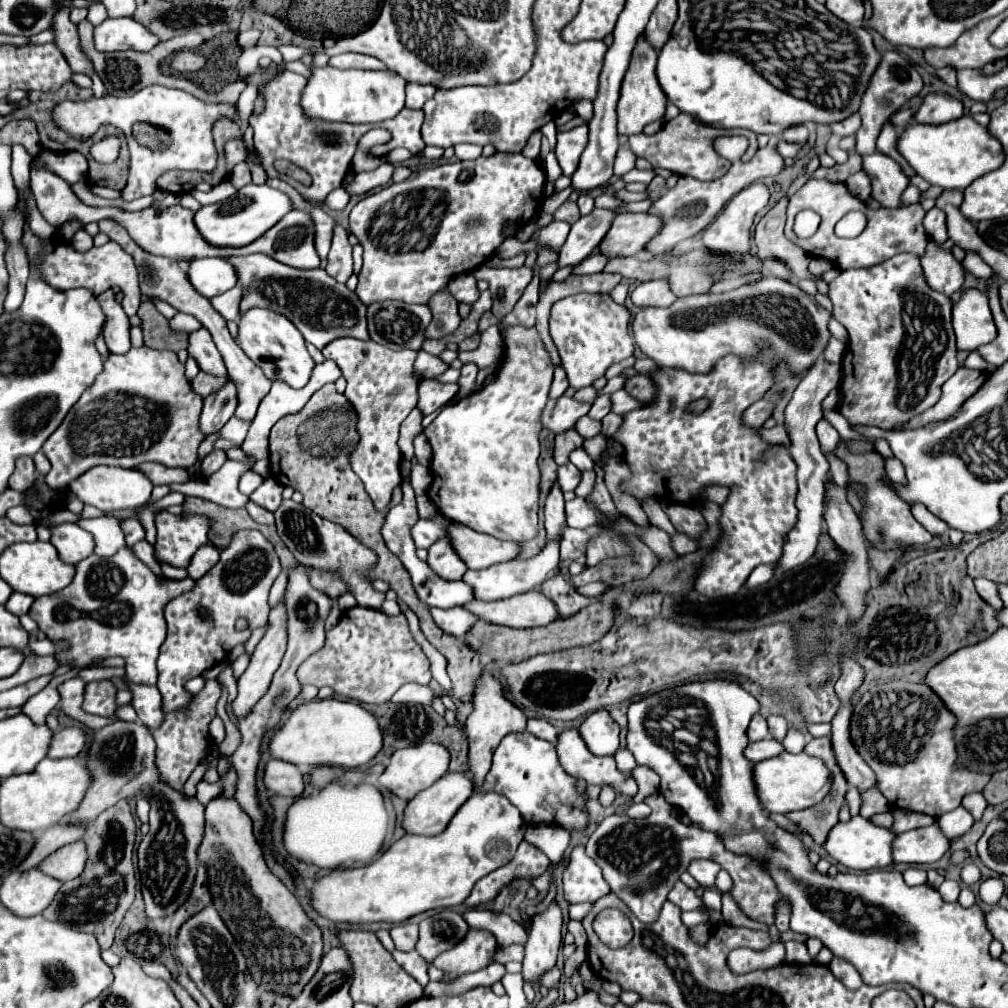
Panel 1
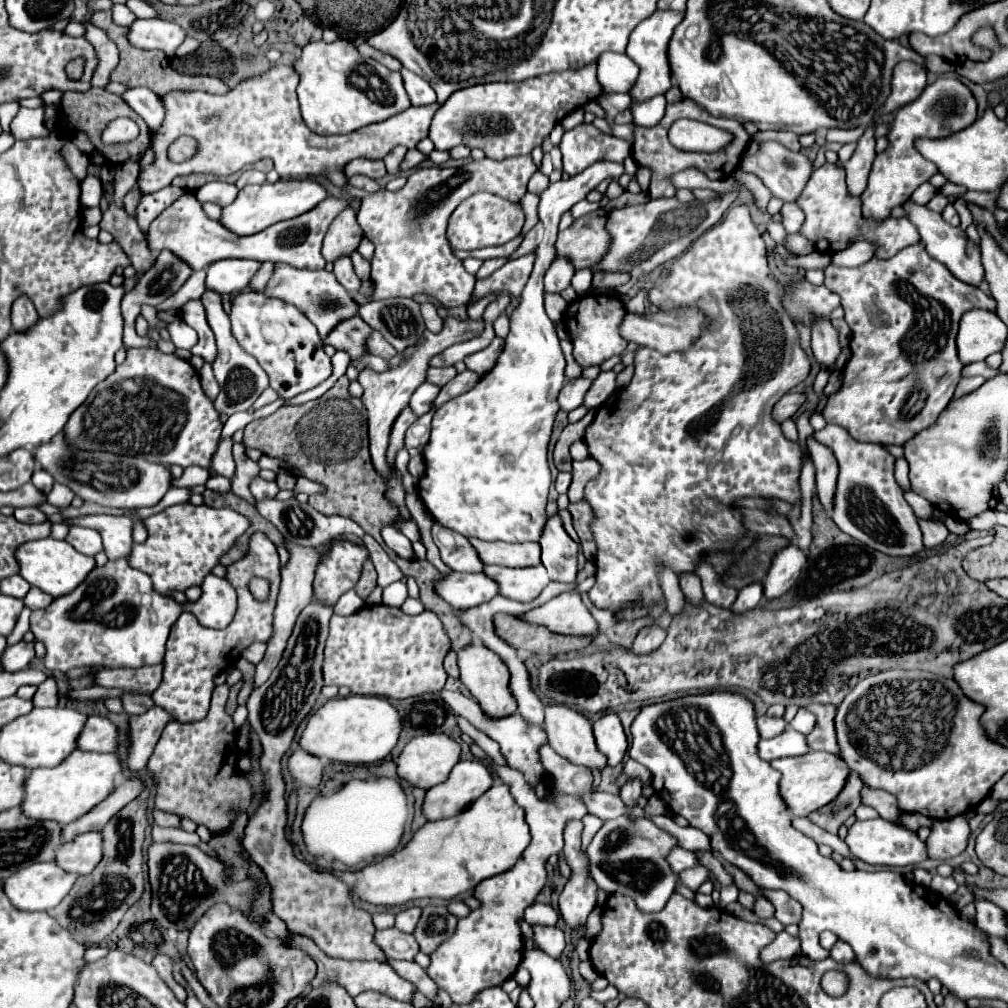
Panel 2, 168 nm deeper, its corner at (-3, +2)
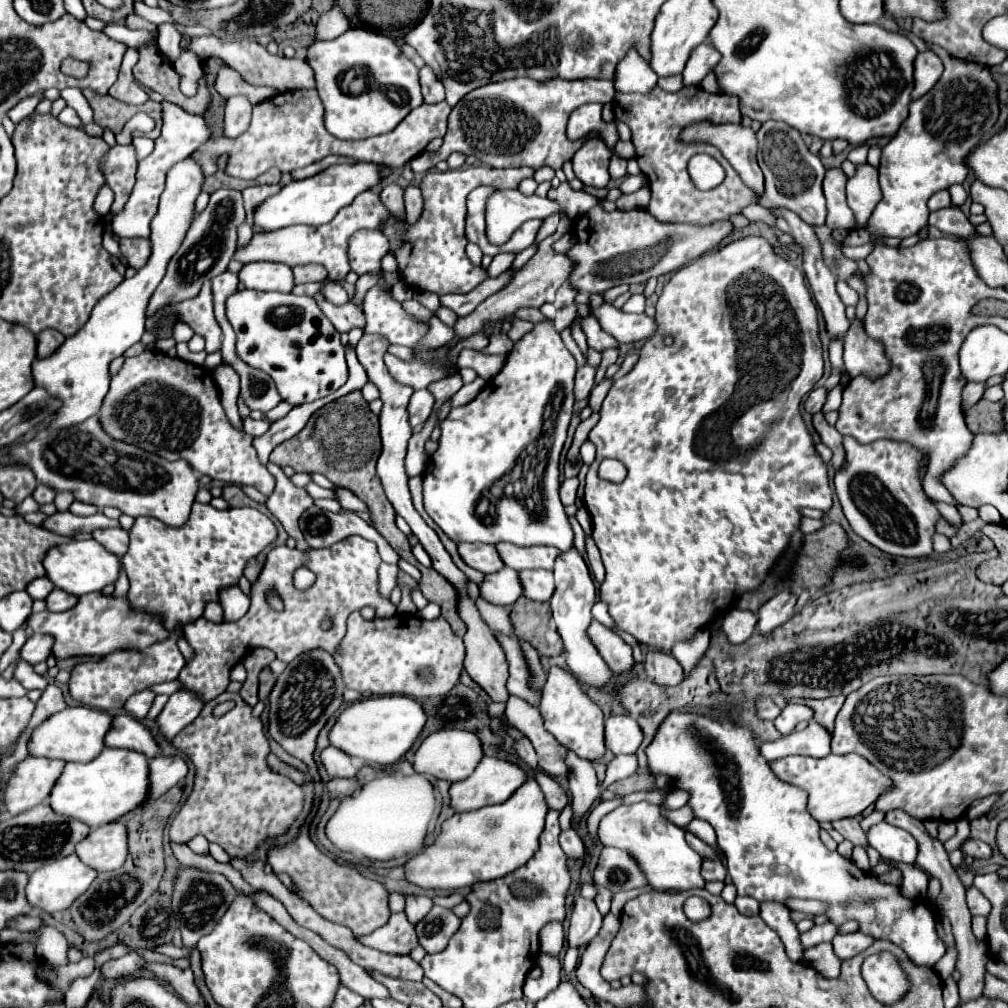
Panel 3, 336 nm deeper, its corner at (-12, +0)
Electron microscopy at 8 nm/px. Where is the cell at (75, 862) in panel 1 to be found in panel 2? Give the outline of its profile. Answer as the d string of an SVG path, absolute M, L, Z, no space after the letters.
M90 831L62 845L56 853L56 863L70 873L86 875L102 859L102 833Z

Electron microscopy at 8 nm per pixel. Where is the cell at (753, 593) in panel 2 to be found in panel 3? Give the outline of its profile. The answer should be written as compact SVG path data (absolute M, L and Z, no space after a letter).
M735 607L725 615L721 627L731 643L743 643L753 635L753 631L757 627L757 613Z

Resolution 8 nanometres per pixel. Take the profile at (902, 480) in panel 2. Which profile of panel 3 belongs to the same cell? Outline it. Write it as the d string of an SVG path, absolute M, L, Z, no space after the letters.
M933 501L933 503L935 504L939 512L942 514L942 516L944 516L945 519L947 519L947 521L951 523L951 525L957 525L957 527L959 528L962 526L962 518L953 505L949 505L940 501Z

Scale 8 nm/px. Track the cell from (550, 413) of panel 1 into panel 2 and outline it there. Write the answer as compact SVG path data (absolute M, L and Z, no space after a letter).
M576 377L576 379L568 379L560 391L560 397L558 397L558 403L560 403L560 409L562 411L572 411L576 407L582 405L584 401L584 395L586 391L590 389L590 379L586 377Z

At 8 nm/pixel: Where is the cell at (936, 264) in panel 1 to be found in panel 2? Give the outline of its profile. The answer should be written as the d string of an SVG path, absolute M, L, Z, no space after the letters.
M906 201L904 203L904 209L908 211L908 219L918 227L920 235L922 235L922 243L926 245L926 251L938 259L938 261L944 261L946 267L964 283L968 285L980 285L984 281L984 269L982 269L982 261L980 261L980 247L974 245L972 249L972 243L970 239L966 237L966 233L960 229L960 227L952 227L948 225L942 215L922 207L922 205L916 205L914 201Z

